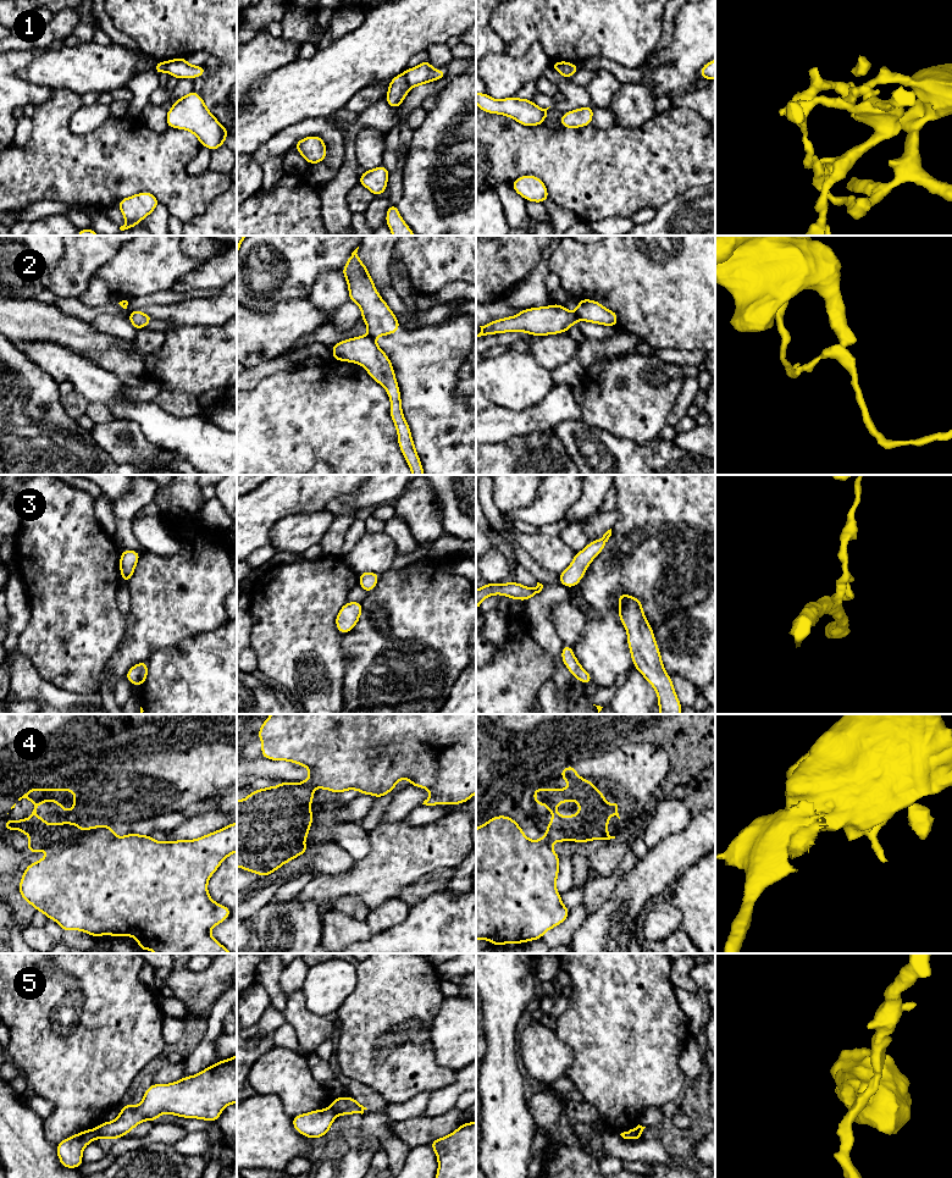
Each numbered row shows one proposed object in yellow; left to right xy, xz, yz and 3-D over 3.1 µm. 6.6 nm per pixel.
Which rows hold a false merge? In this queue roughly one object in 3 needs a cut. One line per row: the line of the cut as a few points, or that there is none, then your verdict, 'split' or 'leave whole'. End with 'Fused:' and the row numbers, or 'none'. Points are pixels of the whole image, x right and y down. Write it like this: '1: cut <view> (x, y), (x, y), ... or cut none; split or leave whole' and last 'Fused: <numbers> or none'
1: cut xz (402, 73), (411, 87); split
2: cut yz (575, 311), (579, 319); split
3: cut none; leave whole
4: cut xy (82, 831), (71, 840), (49, 850); split
5: cut xy (94, 1129), (97, 1138); split
Fused: 1, 2, 4, 5

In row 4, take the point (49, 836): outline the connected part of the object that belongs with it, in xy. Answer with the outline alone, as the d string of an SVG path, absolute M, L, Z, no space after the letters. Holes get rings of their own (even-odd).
M29 789L26 793L18 798L21 801L26 798L34 803L34 809L28 819L4 820L5 830L12 831L15 829L21 830L27 836L27 852L35 853L43 850L52 850L62 844L72 841L82 833L77 822L54 823L46 824L46 818L39 818L37 815L37 808L45 801L52 801L61 807L62 812L76 811L76 790L74 789Z

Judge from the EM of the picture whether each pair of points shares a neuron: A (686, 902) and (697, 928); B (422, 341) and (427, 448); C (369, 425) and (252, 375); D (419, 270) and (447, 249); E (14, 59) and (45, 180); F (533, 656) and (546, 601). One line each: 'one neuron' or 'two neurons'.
A: one neuron
B: one neuron
C: two neurons
D: one neuron
E: two neurons
F: two neurons

